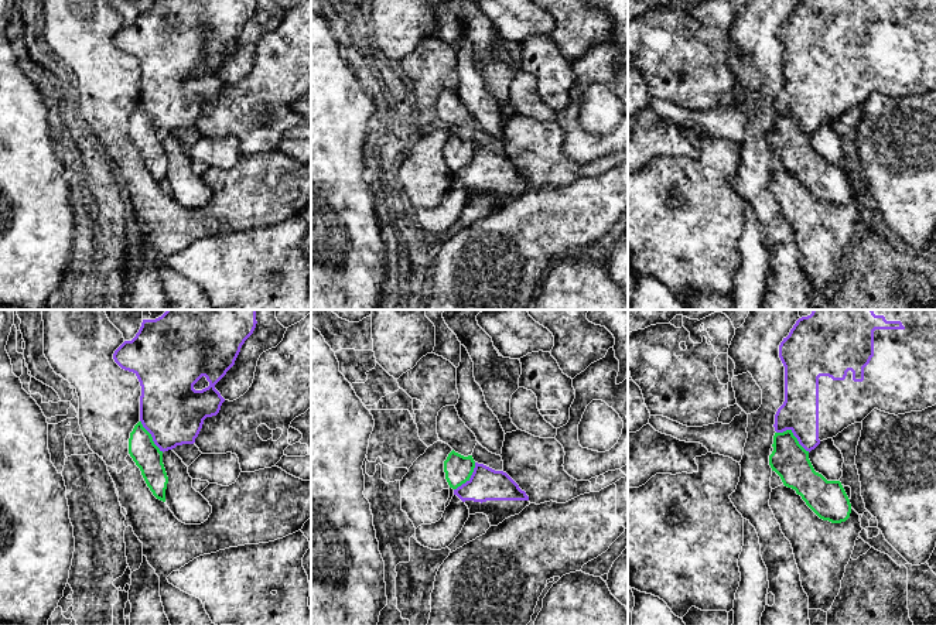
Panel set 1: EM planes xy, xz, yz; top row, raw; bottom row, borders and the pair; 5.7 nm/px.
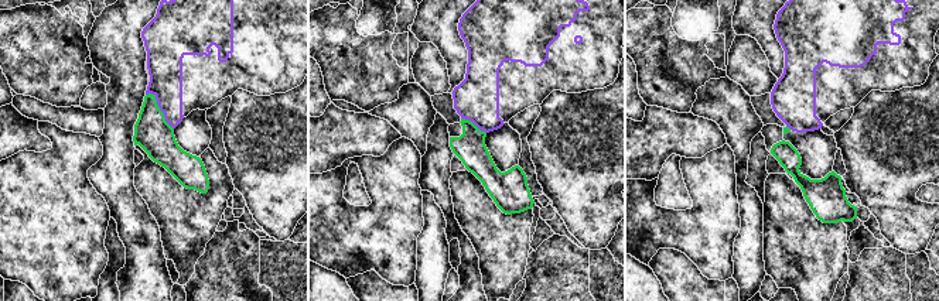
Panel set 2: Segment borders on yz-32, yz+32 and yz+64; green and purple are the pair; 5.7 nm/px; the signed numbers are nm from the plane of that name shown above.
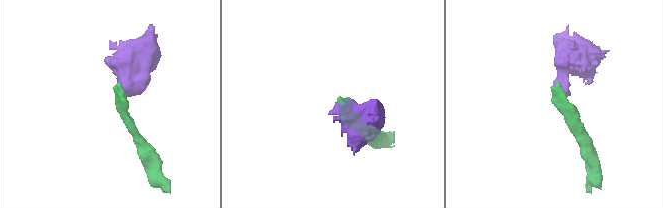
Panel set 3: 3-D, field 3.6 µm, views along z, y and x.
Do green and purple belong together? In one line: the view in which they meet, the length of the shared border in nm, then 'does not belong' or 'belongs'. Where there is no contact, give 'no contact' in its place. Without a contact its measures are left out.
yz | 220 nm | does not belong

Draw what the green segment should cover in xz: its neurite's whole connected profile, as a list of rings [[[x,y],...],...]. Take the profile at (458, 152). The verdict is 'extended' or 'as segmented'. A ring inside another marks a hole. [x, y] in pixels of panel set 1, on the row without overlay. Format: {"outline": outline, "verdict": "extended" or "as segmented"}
{"outline": [[[452,133],[444,144],[445,163],[450,171],[457,173],[469,164],[474,151],[475,144],[472,139],[464,140]]], "verdict": "as segmented"}

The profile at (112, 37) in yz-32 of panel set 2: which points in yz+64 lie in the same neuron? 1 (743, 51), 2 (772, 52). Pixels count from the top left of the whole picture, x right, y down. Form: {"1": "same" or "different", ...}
{"1": "different", "2": "same"}

